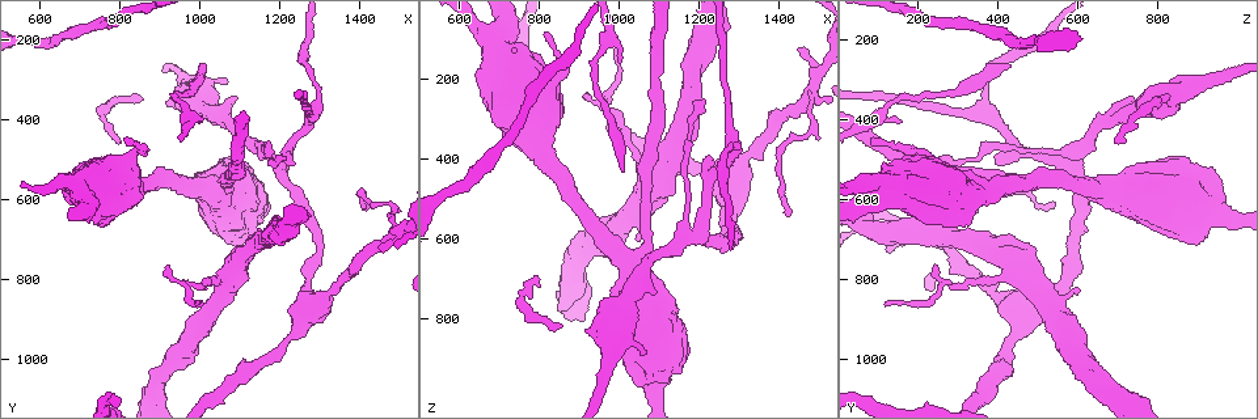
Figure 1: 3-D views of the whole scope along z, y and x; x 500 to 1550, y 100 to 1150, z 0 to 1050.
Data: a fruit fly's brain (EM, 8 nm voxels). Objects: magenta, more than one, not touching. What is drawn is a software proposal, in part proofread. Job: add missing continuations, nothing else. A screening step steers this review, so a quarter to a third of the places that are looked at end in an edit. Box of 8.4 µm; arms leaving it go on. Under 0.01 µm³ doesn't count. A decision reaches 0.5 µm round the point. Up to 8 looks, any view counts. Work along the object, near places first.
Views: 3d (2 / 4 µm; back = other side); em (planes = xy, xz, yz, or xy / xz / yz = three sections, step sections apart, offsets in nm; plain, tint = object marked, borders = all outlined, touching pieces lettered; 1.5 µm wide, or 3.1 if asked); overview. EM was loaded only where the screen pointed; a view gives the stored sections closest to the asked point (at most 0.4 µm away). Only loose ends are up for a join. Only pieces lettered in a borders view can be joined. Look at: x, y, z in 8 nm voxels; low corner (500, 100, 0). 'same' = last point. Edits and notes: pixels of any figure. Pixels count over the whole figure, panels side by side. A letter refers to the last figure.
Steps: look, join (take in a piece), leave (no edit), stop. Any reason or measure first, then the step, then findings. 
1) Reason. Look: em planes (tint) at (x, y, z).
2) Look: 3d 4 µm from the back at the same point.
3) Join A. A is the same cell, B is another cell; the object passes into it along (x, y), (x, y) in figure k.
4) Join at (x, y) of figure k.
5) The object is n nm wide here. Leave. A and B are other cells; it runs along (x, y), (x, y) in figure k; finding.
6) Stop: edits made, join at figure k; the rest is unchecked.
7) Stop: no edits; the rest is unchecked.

Thin end. Look: 3d 4 µm at (925, 765, 240).

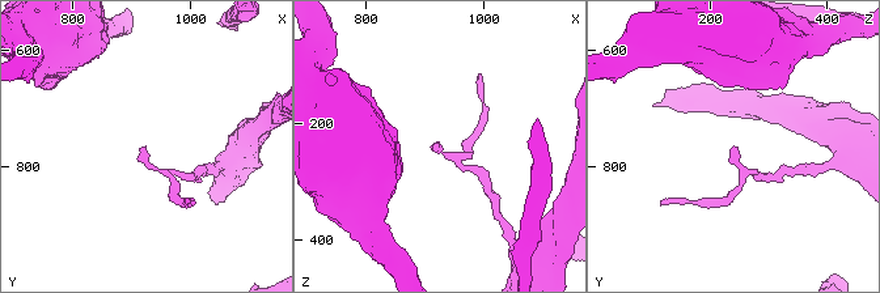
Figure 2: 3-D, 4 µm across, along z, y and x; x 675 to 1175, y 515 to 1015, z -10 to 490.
Look: em xz step 4 (borders) at (925, 760, 240).

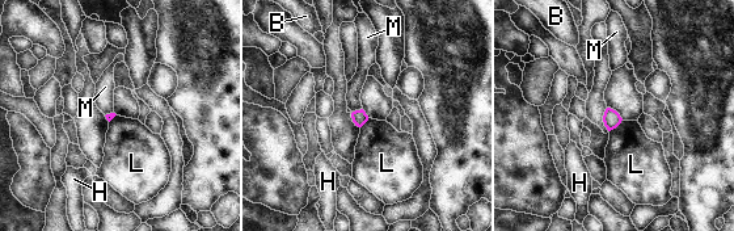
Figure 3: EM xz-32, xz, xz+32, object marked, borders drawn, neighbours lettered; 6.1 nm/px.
Another direction. Look: em yz step 4 (borders) at the same point.

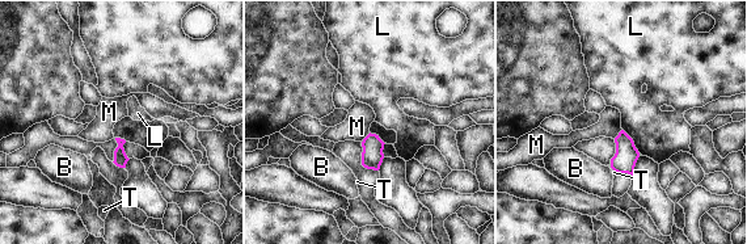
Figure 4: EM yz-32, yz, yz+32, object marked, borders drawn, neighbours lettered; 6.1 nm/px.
Leave. B, L, M and T are other cells; a border runs along (623, 129), (640, 152) in figure 4; no lettered piece goes on from it.

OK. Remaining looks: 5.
Free end. Look: em xz step 8 (borders) at (820, 445, 75).

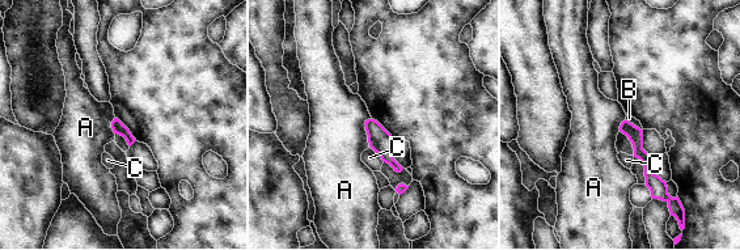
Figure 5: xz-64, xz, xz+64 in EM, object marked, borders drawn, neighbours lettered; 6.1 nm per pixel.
Look: em planes (borders) at the same point.

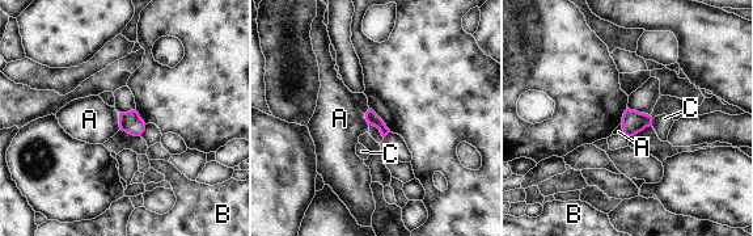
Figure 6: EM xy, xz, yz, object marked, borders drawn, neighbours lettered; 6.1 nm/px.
The object is 80 nm wide here. Leave. A, B and C are other cells; a border runs along (118, 113), (118, 126), (121, 129) in figure 6; no lettered piece goes on from it.

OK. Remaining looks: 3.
Free end. Look: 3d 4 µm at (1445, 720, 120).

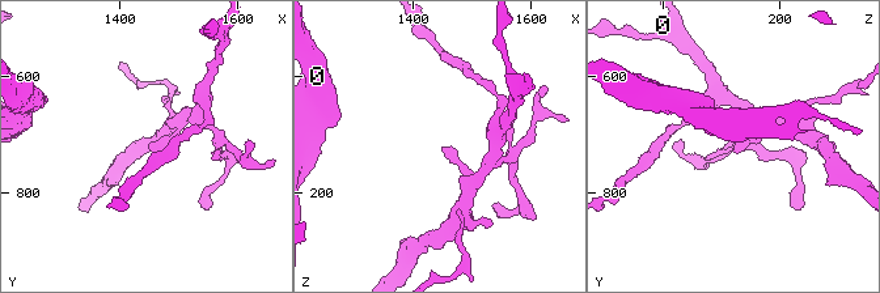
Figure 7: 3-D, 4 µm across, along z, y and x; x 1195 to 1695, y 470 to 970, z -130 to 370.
Shape alone is not enough. Look: em planes (borders) at (1450, 725, 125).

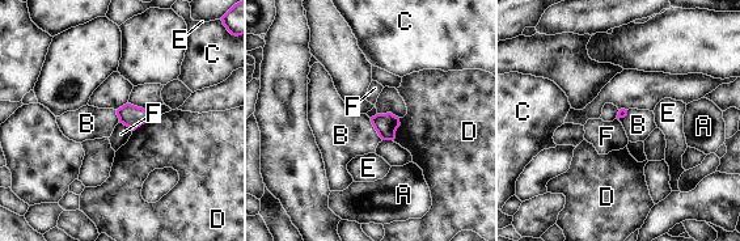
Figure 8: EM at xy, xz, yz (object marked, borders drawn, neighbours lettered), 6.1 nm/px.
Leave. A, B, C, D, E and F are other cells; a border runs along (370, 118), (373, 129), (383, 139) in figure 8; no lettered piece goes on from it.

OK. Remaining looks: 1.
Stop: no edits; the rest is unchecked.

